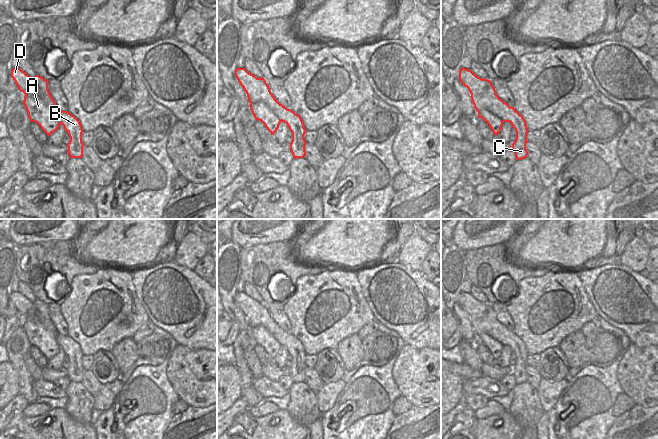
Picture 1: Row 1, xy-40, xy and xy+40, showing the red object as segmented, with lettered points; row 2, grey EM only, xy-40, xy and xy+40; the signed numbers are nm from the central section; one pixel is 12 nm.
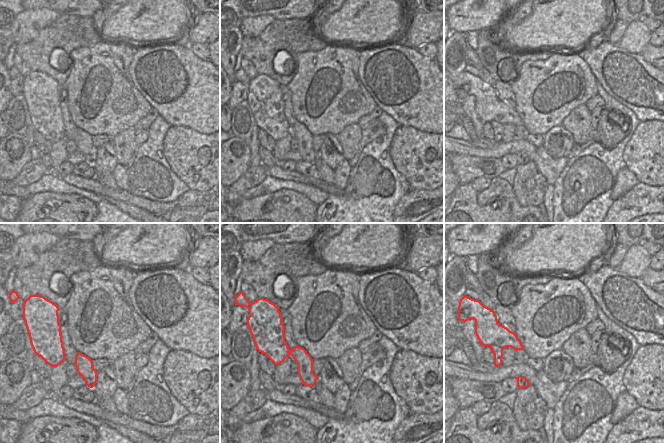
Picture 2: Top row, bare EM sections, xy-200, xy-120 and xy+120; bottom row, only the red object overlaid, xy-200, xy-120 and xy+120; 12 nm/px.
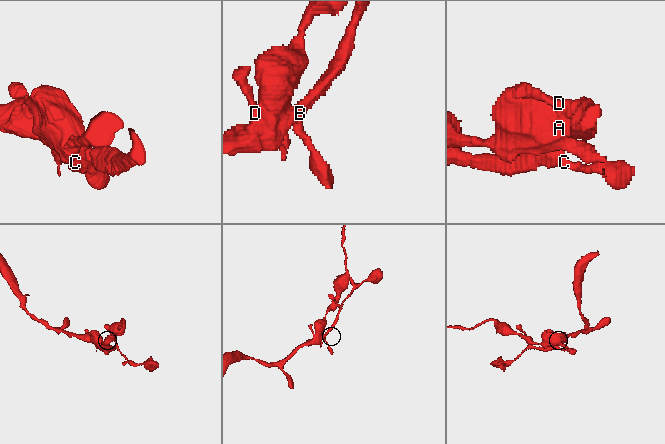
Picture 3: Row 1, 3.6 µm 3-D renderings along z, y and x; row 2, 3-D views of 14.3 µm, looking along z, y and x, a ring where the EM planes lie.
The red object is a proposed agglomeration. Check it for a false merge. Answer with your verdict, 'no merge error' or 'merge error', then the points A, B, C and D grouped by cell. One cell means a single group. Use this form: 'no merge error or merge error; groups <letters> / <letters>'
merge error; groups A / B C D

